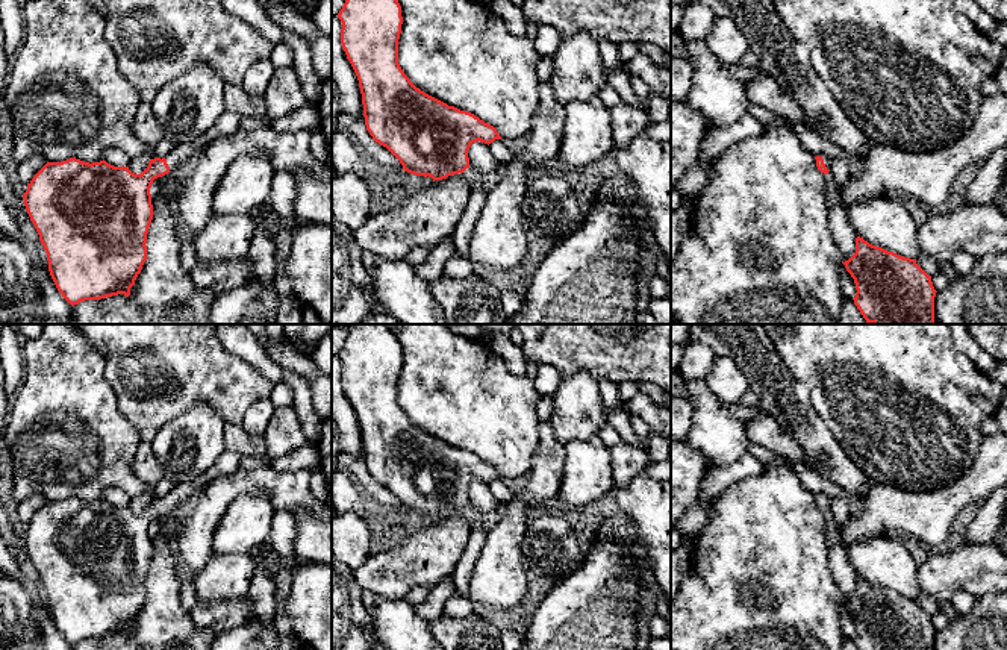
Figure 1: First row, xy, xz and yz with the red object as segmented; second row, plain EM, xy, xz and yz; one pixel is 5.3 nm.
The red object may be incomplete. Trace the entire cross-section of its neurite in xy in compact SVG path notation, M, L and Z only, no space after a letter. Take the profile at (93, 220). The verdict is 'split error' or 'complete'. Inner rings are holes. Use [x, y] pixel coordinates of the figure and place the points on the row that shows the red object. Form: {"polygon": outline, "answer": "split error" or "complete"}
{"polygon": "M224 111L204 135L191 142L176 144L167 158L150 159L141 174L106 161L89 164L70 158L62 162L47 162L33 176L23 194L24 206L47 253L50 276L71 306L118 294L130 295L130 288L147 261L147 233L153 220L150 194L153 180L200 155L215 139L232 135L241 121L239 114Z", "answer": "split error"}

